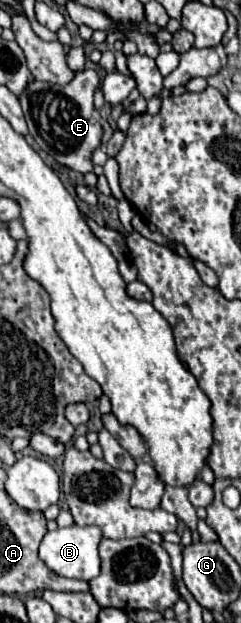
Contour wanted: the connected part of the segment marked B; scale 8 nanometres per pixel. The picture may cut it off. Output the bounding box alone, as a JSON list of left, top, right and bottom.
[39,526,101,580]

